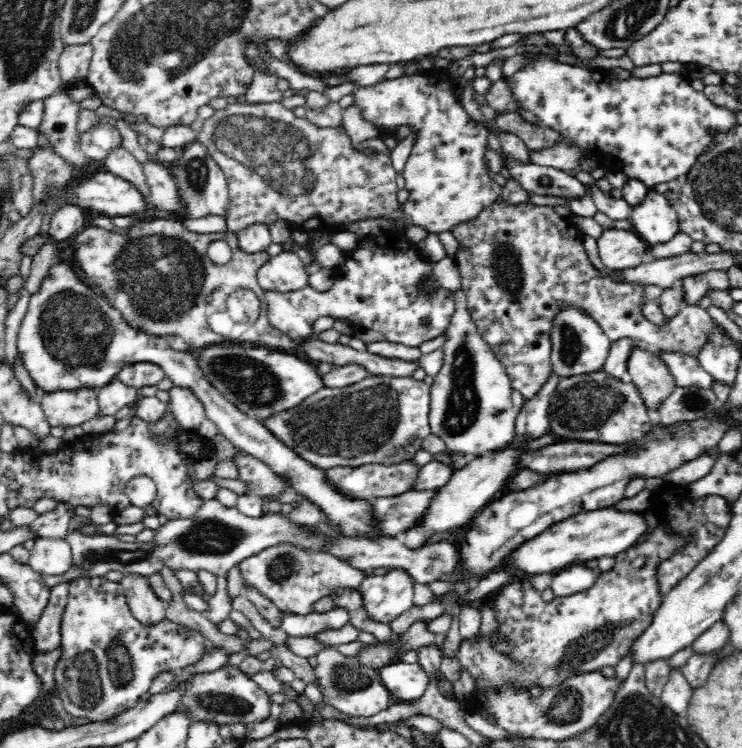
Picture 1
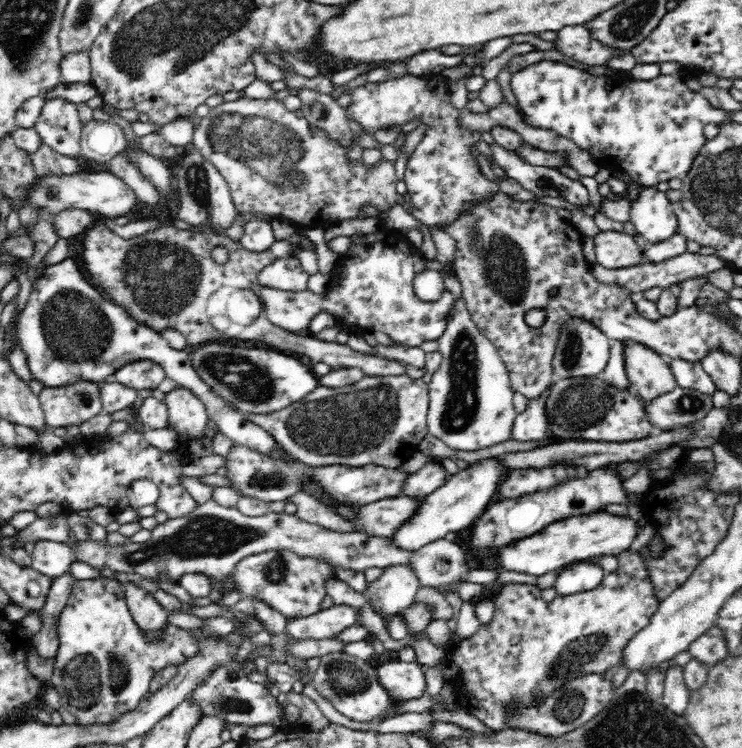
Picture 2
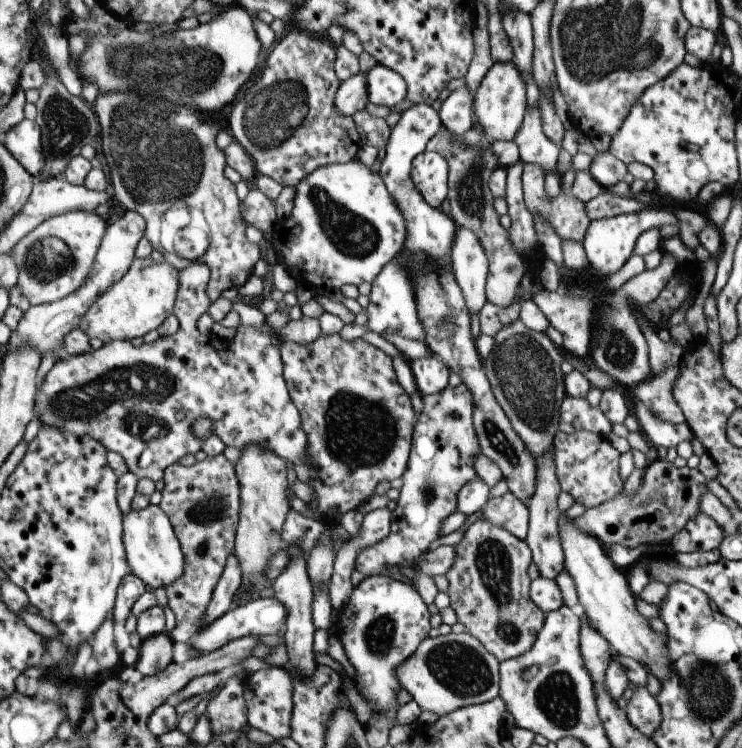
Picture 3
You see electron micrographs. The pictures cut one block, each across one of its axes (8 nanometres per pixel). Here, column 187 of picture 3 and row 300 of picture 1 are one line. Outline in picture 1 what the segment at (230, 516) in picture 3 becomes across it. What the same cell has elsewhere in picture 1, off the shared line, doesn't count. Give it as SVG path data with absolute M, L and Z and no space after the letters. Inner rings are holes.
M501 194L474 218L459 222L449 231L459 244L452 260L461 278L461 291L466 295L471 319L505 367L512 389L518 391L525 401L534 398L555 376L551 364L552 328L562 308L571 306L593 318L611 342L629 338L654 353L672 353L694 359L702 353L712 332L720 326L706 311L705 302L682 306L676 316L666 317L660 324L644 318L641 313L644 286L602 278L584 251L585 235L569 219L558 215L554 207L536 205L529 200L514 204Z

